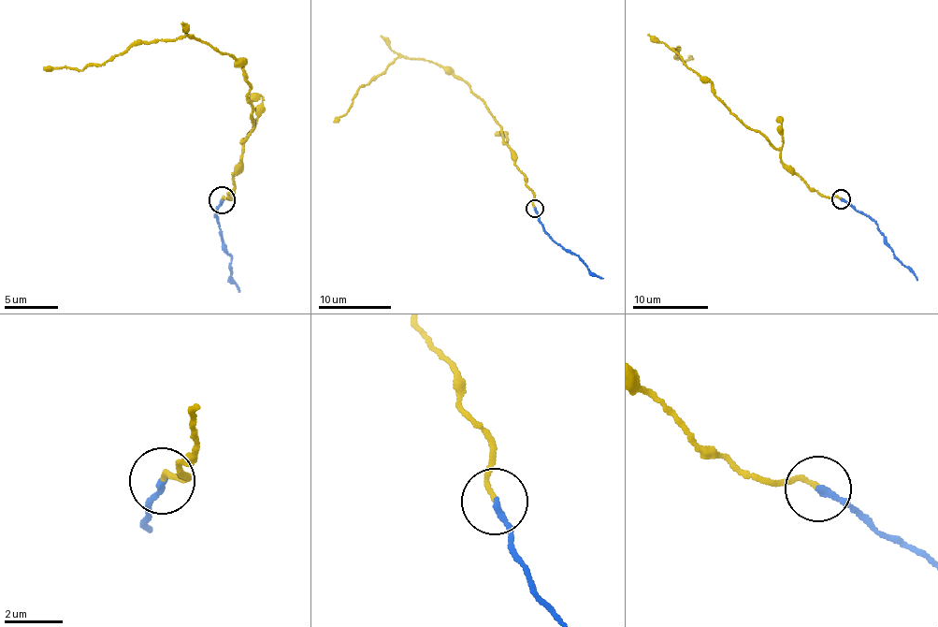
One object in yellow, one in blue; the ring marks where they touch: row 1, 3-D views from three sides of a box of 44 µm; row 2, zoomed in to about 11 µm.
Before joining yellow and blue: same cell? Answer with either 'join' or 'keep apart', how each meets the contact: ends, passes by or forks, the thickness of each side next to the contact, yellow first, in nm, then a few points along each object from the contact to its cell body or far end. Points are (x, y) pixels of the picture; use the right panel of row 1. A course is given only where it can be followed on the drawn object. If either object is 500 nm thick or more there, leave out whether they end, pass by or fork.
keep apart | yellow ends | blue ends | 140/220 nm | yellow via (840, 199), (814, 191), (672, 49), (679, 48), (676, 58), (692, 55) | blue via (840, 199), (874, 222), (884, 240), (899, 260), (916, 274), (916, 281)

